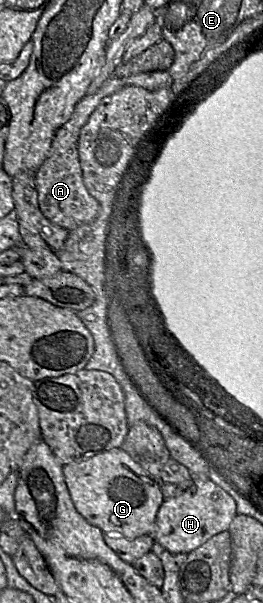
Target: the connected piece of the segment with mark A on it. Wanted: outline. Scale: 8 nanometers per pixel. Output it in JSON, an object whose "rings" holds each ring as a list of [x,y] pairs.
{"rings":[[[167,70],[142,72],[127,77],[110,77],[95,93],[86,94],[81,98],[76,104],[70,119],[56,133],[48,157],[34,173],[39,208],[50,222],[71,231],[92,222],[98,214],[99,203],[89,194],[83,183],[77,144],[82,127],[101,99],[126,86],[136,86],[154,91],[164,87],[170,88],[171,84],[172,78]]]}

